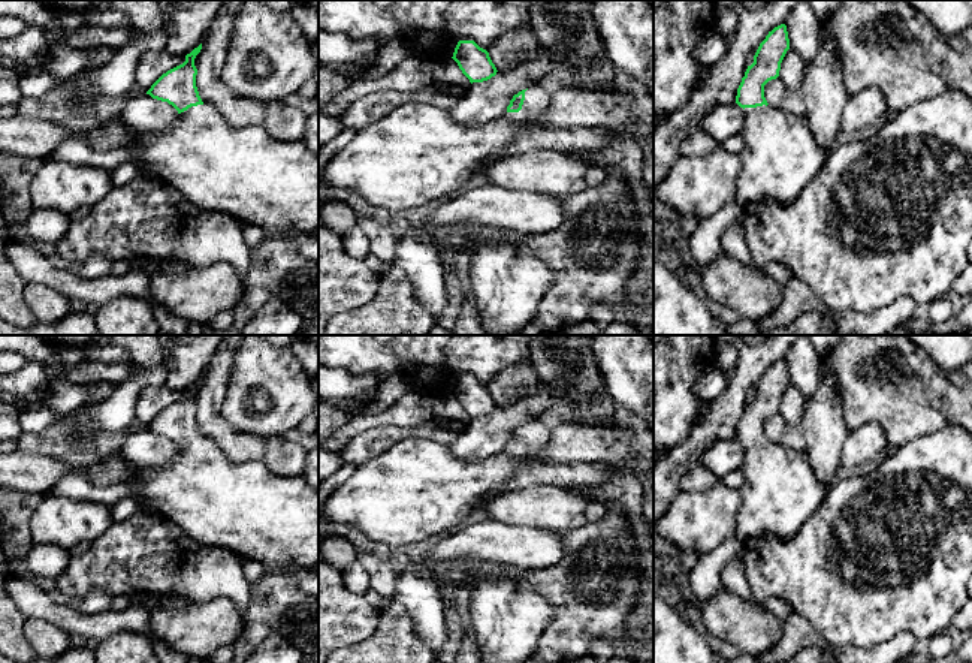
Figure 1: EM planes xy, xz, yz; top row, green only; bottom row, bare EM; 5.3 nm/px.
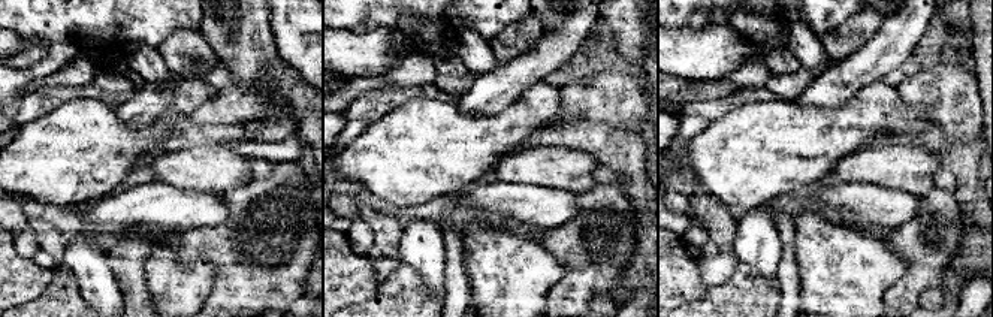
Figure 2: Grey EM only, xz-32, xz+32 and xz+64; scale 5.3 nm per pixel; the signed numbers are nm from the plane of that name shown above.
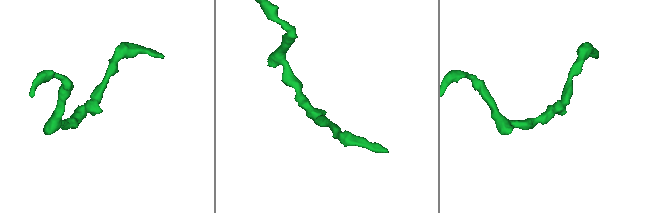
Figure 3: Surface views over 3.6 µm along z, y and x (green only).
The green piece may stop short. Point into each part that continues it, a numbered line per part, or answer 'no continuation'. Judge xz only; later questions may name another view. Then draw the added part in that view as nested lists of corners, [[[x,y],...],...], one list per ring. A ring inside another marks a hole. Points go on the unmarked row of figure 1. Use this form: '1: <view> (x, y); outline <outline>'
1: xz (416, 490); outline [[[532,421],[525,427],[519,447],[505,447],[480,461],[459,459],[449,446],[431,439],[404,439],[375,458],[357,464],[353,474],[327,497],[320,515],[393,549],[437,539],[474,510],[485,509],[490,497],[505,489],[505,482],[544,450],[550,434],[552,430]]]

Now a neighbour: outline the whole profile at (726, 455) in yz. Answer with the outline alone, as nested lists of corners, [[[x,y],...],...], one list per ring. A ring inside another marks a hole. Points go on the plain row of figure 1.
[[[736,437],[716,442],[700,458],[700,464],[719,479],[733,470],[742,470],[743,461],[743,443]]]

